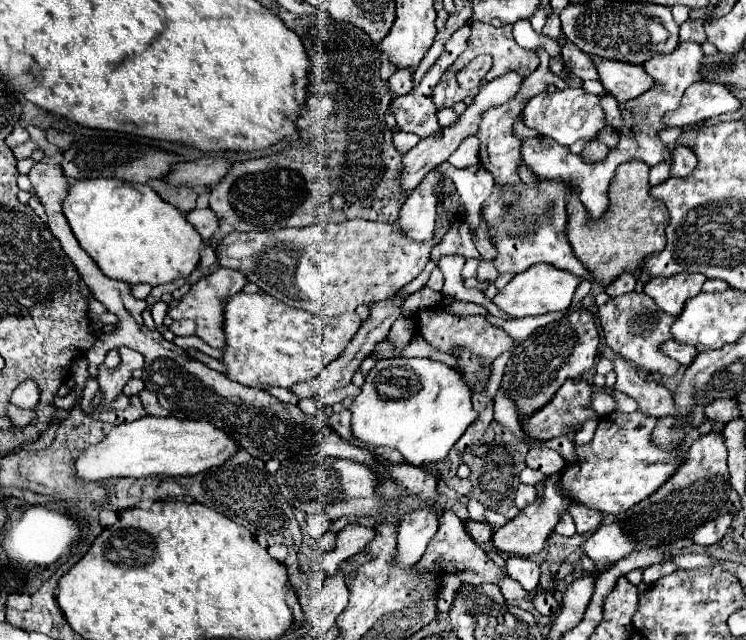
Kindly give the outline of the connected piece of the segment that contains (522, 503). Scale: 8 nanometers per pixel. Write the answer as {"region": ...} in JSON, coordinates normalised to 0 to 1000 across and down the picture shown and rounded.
{"region":[[[694,758],[694,764],[692,764],[692,777],[689,777],[689,789],[694,792],[694,795],[702,795],[705,789],[710,789],[710,786],[716,786],[716,780],[718,780],[718,770],[716,770],[716,761],[713,758]]]}

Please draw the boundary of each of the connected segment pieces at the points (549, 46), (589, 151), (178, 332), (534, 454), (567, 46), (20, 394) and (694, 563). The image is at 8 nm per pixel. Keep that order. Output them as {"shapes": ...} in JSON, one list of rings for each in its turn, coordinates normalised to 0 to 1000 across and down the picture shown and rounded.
{"shapes":[[[[694,30],[686,39],[686,45],[689,45],[689,61],[692,61],[692,67],[697,73],[702,73],[702,77],[721,77],[721,73],[727,73],[727,77],[732,77],[737,83],[737,89],[751,86],[751,70],[745,64],[740,64],[737,58],[716,52],[716,45],[713,45],[708,30]]],[[[794,220],[786,227],[786,233],[780,239],[783,239],[783,245],[788,245],[788,252],[804,252],[815,239],[815,233],[812,233],[812,227]]],[[[241,498],[241,502],[233,502],[233,505],[228,508],[228,517],[235,525],[256,525],[263,520],[263,505],[260,505],[257,498]]],[[[732,695],[724,698],[713,698],[705,711],[705,730],[710,733],[721,733],[729,742],[740,742],[756,733],[756,717],[748,711],[748,705],[735,702]]],[[[759,64],[753,70],[753,92],[756,92],[756,105],[764,117],[777,120],[777,123],[802,123],[802,114],[796,108],[796,98],[794,98],[791,86],[780,83],[764,64]]],[[[32,595],[21,605],[21,611],[16,614],[16,630],[21,636],[29,636],[29,639],[43,639],[48,630],[51,630],[51,605],[46,595]]],[[[917,864],[917,867],[903,867],[901,880],[912,889],[936,889],[944,883],[954,883],[954,873],[949,867],[938,867],[938,864]]]]}

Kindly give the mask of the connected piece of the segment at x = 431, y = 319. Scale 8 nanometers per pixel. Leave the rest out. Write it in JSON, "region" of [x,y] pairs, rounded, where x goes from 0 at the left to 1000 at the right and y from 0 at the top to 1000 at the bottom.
{"region":[[[592,480],[584,483],[571,483],[566,486],[566,505],[560,502],[566,527],[584,545],[590,548],[603,548],[606,542],[627,542],[635,555],[641,555],[646,561],[646,567],[660,567],[670,552],[681,548],[686,542],[686,530],[668,511],[662,511],[660,505],[654,505],[651,495],[609,495],[603,489],[598,489]]]}

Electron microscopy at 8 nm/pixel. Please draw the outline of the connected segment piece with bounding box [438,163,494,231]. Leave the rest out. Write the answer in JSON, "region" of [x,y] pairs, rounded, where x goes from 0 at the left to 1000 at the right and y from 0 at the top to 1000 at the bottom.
{"region":[[[592,255],[587,261],[595,273],[601,273],[610,286],[613,300],[618,308],[619,319],[627,330],[627,348],[630,361],[635,361],[643,348],[643,327],[646,317],[657,308],[662,277],[646,261],[646,258],[633,258],[625,264],[613,264],[603,255]]]}

